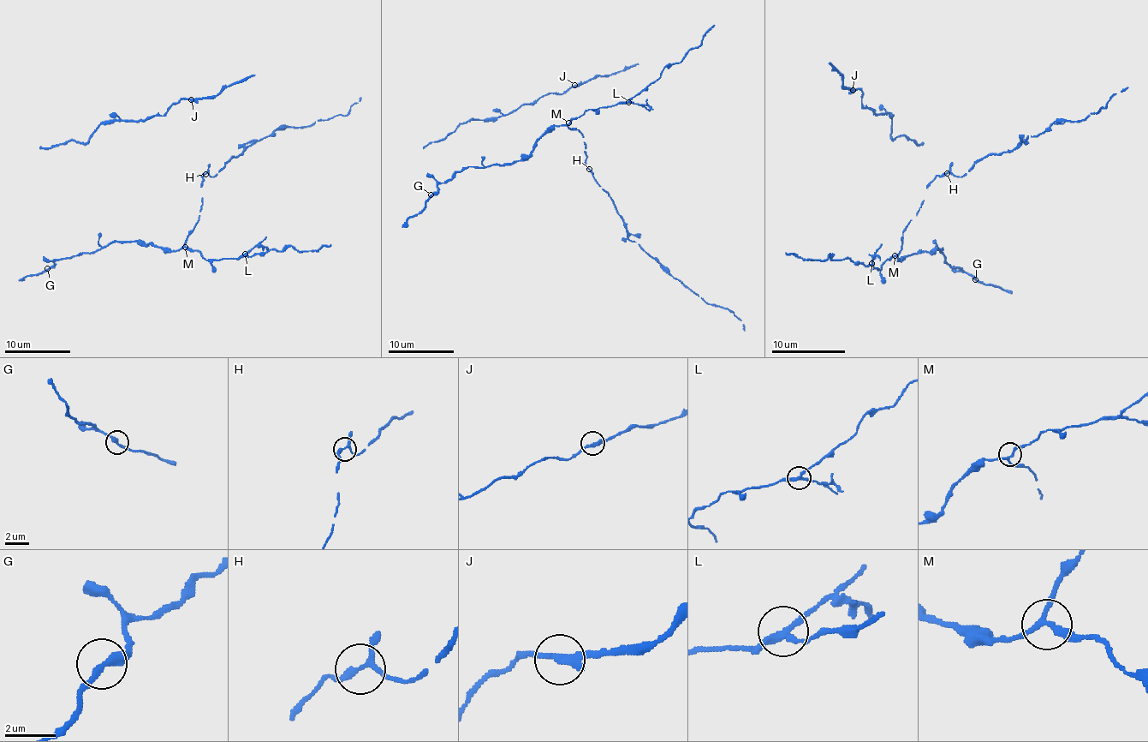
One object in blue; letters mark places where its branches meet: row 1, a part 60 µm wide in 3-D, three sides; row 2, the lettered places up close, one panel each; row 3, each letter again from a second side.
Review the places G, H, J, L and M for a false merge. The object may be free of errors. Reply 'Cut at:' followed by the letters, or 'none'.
Cut at: L

